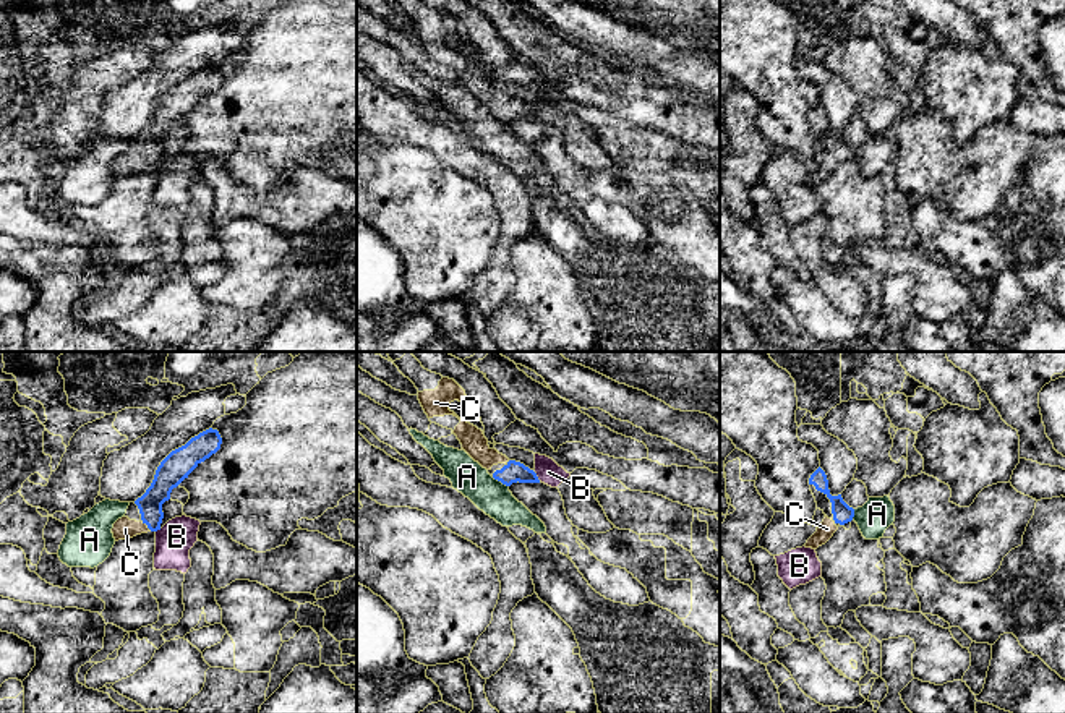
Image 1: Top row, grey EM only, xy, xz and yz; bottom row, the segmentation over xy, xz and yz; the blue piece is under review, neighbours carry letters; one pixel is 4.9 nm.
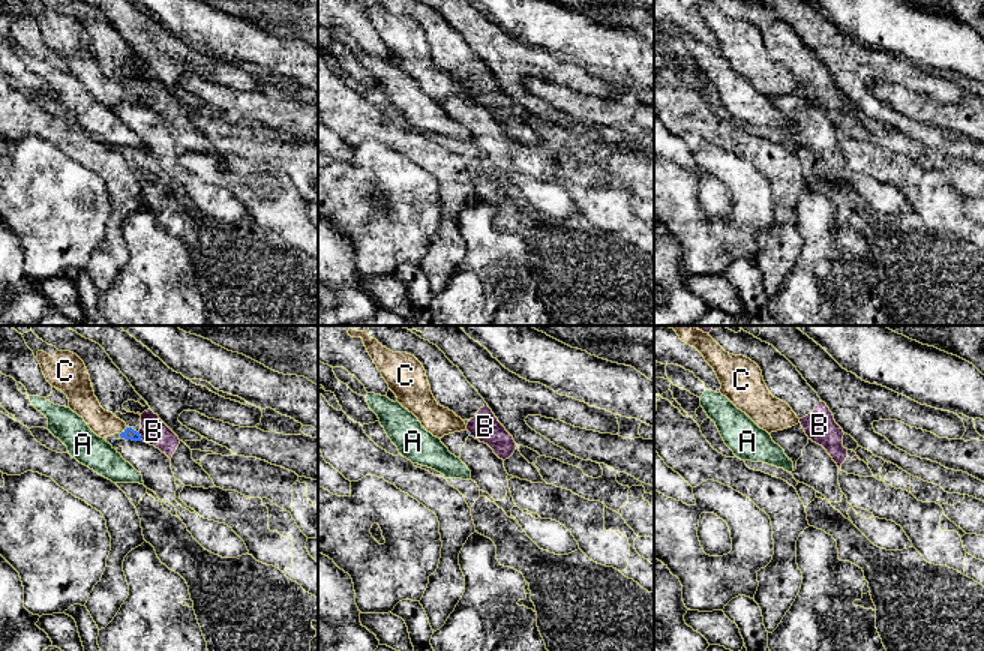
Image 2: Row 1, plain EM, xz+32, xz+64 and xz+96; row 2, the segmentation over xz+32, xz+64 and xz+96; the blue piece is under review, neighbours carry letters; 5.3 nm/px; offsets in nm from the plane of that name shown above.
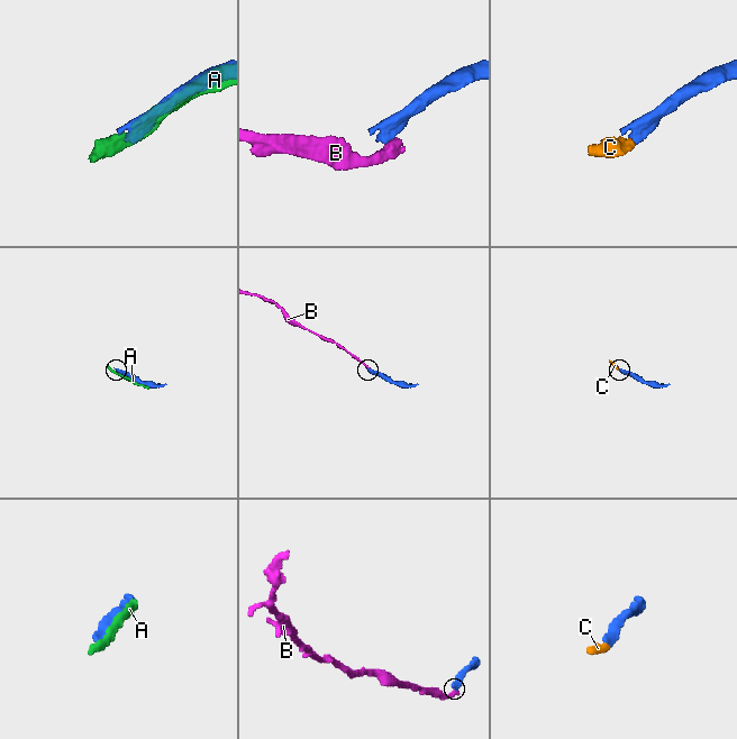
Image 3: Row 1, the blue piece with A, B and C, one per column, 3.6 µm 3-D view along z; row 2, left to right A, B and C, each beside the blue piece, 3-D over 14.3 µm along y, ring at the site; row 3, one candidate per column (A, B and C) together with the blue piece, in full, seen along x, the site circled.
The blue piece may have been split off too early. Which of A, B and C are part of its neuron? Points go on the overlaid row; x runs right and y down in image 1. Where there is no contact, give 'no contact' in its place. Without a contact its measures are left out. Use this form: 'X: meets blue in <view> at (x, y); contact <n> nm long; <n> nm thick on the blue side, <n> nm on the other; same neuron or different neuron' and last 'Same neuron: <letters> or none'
A: meets blue in xz at (500, 480); contact 100 nm long; 100 nm thick on the blue side, 170 nm on the other; different neuron
B: meets blue in xz at (537, 477); contact 60 nm long; 100 nm thick on the blue side, 120 nm on the other; different neuron
C: meets blue in xy at (146, 524); contact 70 nm long; 120 nm thick on the blue side, 100 nm on the other; same neuron
Same neuron: C

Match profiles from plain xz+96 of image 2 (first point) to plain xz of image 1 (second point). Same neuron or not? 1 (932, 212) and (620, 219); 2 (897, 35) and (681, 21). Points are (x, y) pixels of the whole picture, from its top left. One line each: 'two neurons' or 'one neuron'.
1: two neurons
2: two neurons

